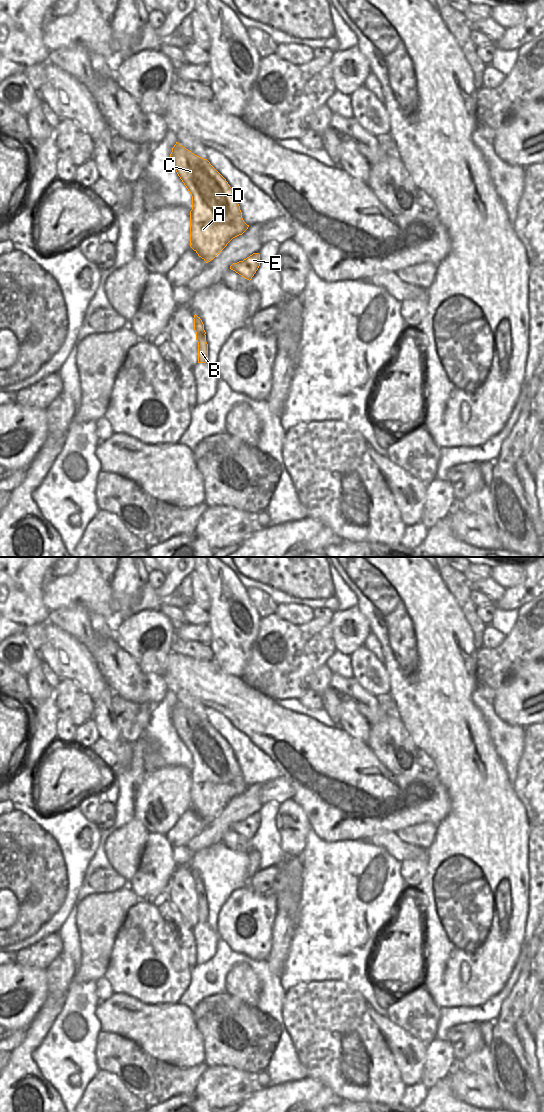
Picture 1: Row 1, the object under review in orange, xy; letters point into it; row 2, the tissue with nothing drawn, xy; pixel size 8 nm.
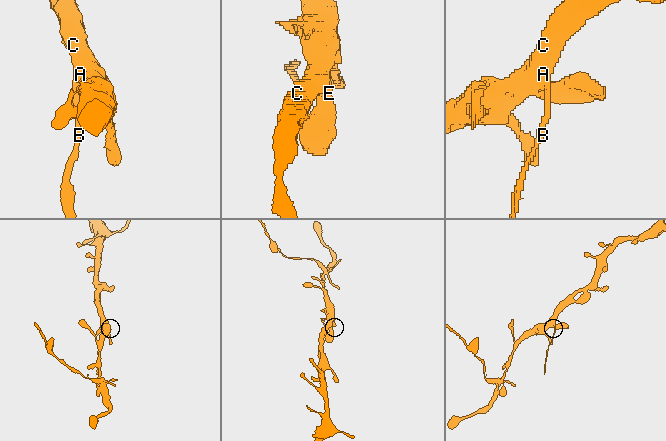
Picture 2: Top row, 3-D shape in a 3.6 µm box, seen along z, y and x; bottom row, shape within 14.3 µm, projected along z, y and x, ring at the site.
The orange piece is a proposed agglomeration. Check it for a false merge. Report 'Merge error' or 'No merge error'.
Merge error.

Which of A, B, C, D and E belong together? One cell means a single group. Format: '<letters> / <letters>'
A C D E / B

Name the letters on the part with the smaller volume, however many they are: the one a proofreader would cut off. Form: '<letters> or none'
B.

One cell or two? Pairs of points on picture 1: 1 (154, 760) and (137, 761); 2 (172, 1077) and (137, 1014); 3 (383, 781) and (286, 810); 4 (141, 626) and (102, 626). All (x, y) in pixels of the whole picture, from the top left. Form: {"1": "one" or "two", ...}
{"1": "two", "2": "two", "3": "two", "4": "two"}

